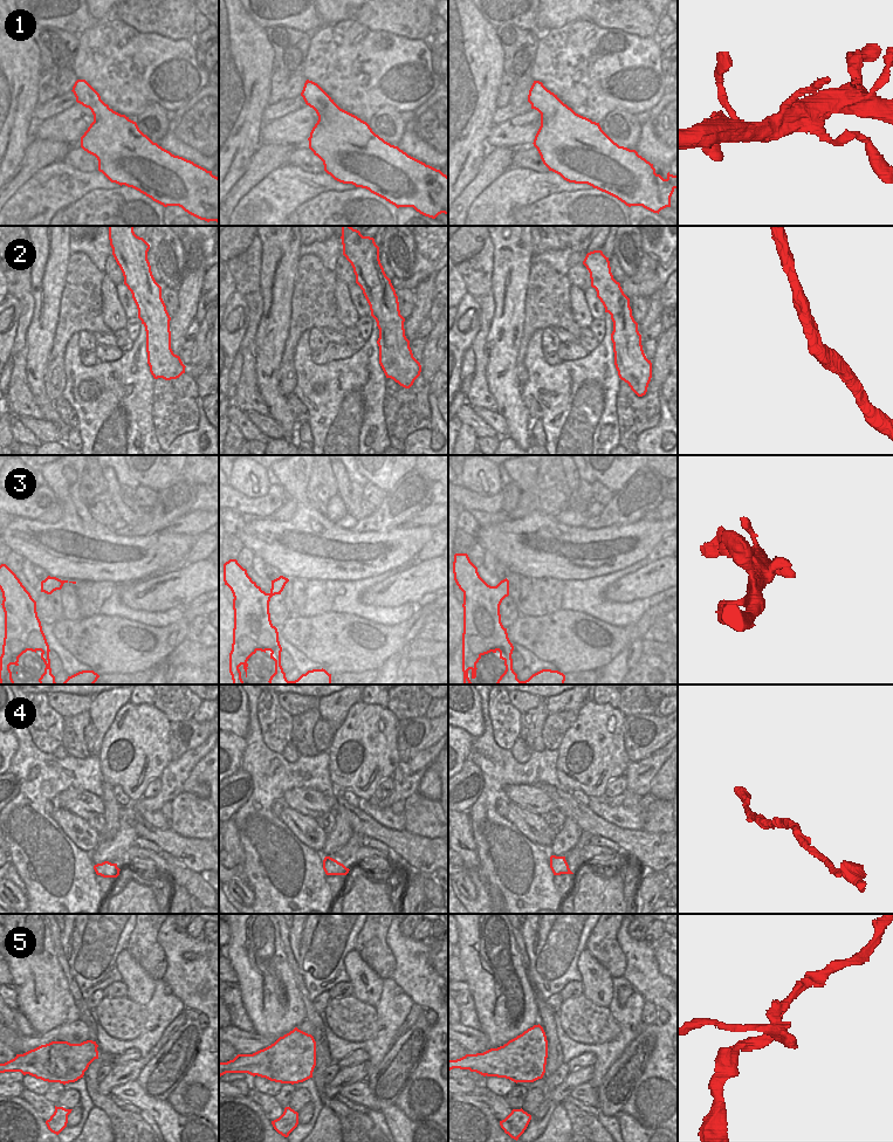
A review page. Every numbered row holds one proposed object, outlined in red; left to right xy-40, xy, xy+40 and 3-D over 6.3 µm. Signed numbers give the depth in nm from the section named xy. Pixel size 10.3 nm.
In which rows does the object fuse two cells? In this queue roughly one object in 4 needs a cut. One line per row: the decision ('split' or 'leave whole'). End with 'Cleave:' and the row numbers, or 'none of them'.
1: split
2: leave whole
3: leave whole
4: leave whole
5: split
Cleave: 1, 5

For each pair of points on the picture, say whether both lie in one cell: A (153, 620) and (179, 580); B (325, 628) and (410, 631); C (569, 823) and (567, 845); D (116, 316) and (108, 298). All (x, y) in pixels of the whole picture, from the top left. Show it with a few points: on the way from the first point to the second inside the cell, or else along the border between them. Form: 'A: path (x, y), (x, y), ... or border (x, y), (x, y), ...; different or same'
A: border (131, 607), (150, 612), (181, 609); different
B: path (347, 641), (389, 640); same
C: path (569, 829), (567, 839); same
D: path (112, 311), (111, 303); same

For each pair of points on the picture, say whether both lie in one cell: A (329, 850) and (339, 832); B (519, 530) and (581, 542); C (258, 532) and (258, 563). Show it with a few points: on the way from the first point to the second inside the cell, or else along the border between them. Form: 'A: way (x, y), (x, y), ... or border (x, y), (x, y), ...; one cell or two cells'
A: way (332, 845), (338, 837); one cell
B: way (534, 537), (547, 541), (565, 541); one cell
C: border (255, 555), (266, 563); two cells

